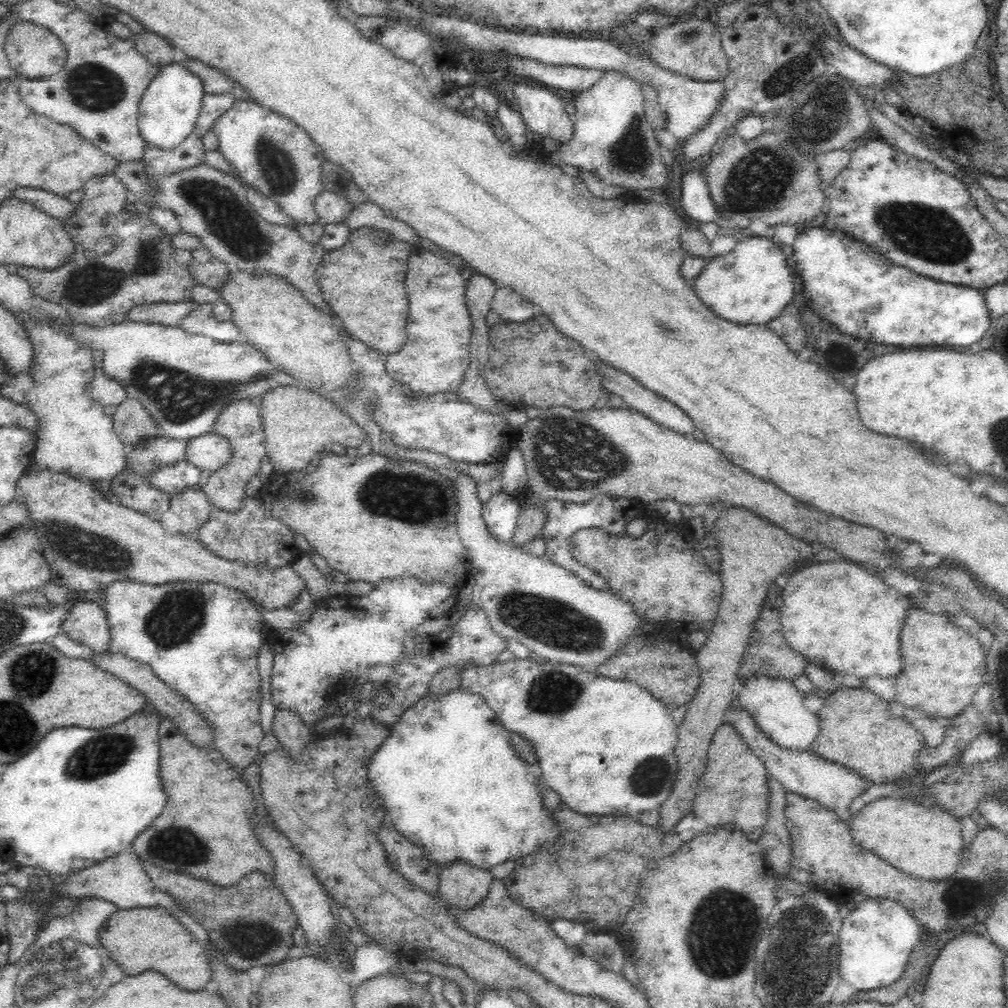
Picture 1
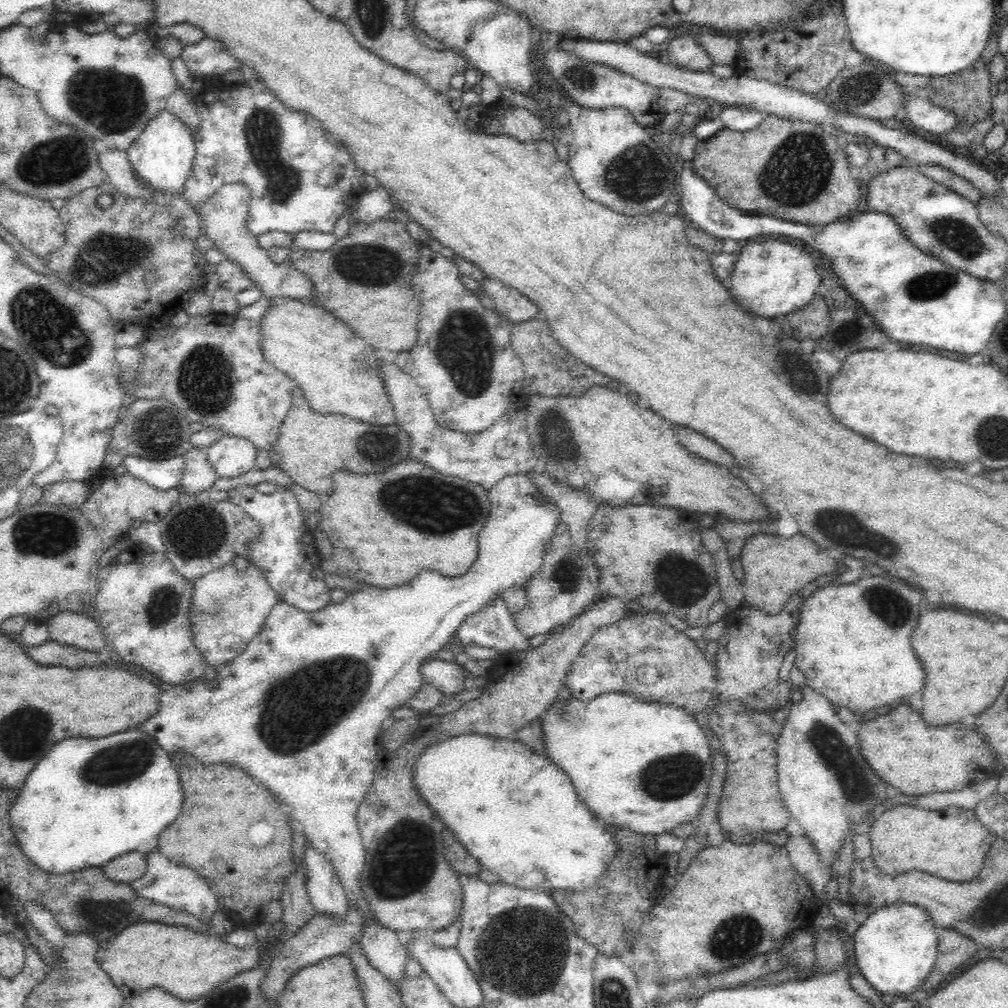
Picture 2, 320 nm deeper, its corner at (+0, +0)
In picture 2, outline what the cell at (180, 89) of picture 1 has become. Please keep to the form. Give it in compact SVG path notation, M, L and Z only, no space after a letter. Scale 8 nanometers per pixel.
M164 109L144 127L142 134L128 148L128 160L130 167L134 169L134 175L142 183L146 183L150 191L162 193L164 198L169 198L170 195L176 198L182 194L195 158L195 144L191 131L177 116Z

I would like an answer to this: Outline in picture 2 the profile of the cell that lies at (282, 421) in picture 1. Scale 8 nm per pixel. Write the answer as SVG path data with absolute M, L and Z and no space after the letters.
M297 386L292 391L290 411L279 426L278 438L269 454L272 466L291 477L294 483L326 497L333 491L336 472L370 474L388 470L392 464L408 460L410 449L410 435L399 424L378 426L338 414L324 416L310 407L304 391Z

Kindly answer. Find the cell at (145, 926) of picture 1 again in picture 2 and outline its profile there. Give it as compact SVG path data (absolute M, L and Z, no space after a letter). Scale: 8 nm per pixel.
M144 921L134 923L99 944L97 963L126 1000L142 991L158 987L182 1000L198 1000L221 982L256 967L262 951L235 948L221 935L200 933L188 927Z

